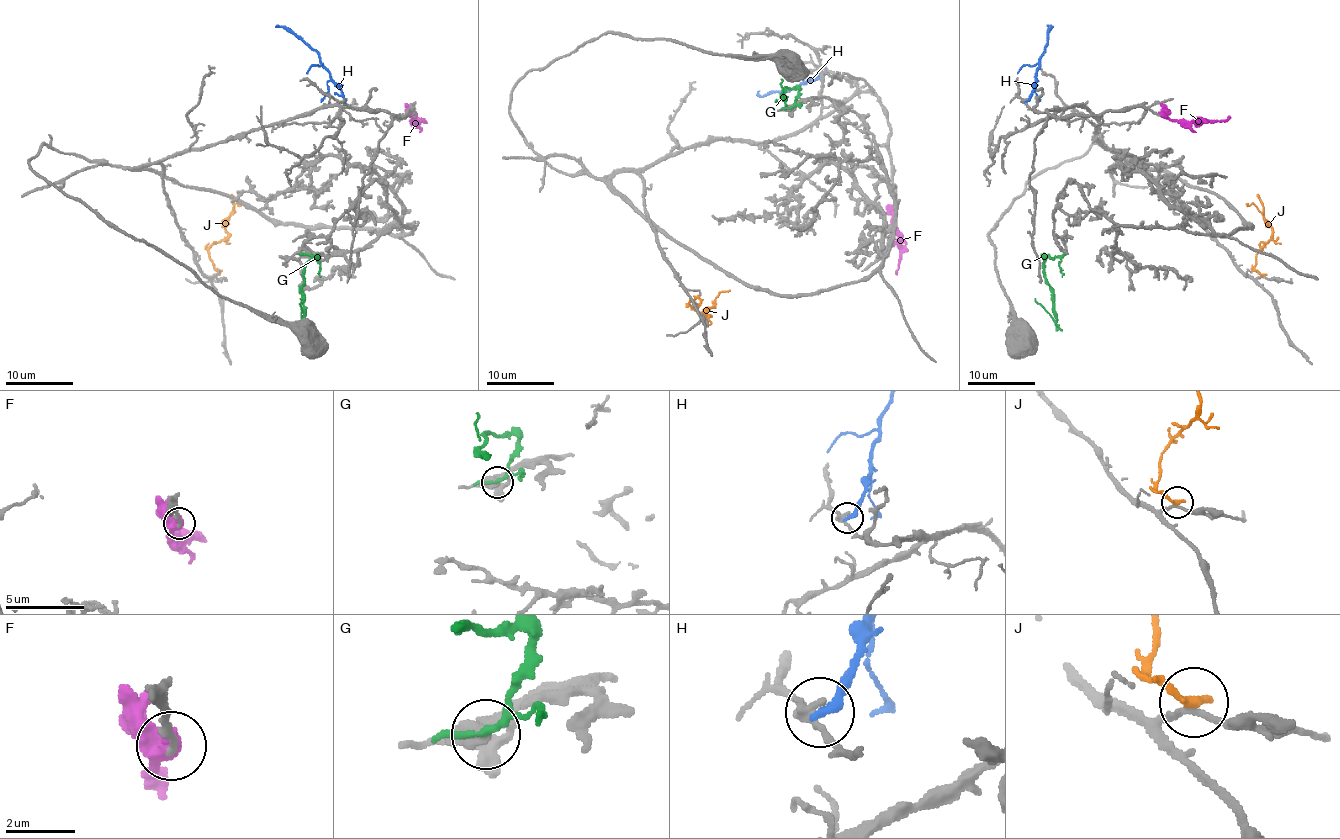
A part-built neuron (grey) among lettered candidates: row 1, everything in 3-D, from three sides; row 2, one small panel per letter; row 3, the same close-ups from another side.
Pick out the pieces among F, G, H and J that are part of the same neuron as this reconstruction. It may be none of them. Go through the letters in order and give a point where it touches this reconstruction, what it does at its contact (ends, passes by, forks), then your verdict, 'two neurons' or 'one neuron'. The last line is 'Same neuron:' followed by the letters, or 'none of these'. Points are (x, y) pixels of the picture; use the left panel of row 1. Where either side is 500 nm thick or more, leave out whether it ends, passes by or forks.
F: meets grey at (415, 115); it passes by; two neurons
G: meets grey at (309, 254); it forks there; two neurons
H: meets grey at (344, 101); it ends there; two neurons
J: meets grey at (216, 275); it ends there; two neurons
Same neuron: none of these

